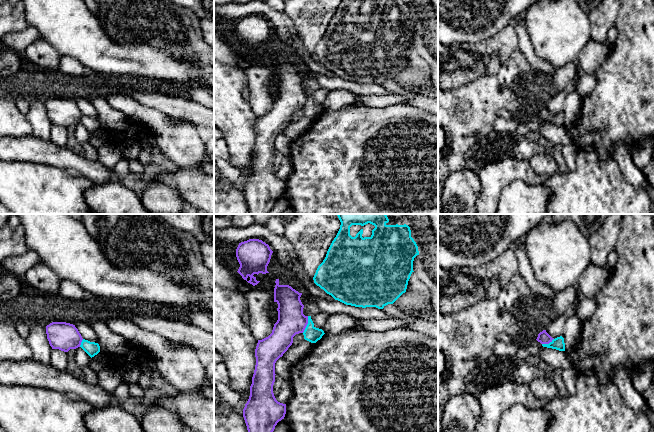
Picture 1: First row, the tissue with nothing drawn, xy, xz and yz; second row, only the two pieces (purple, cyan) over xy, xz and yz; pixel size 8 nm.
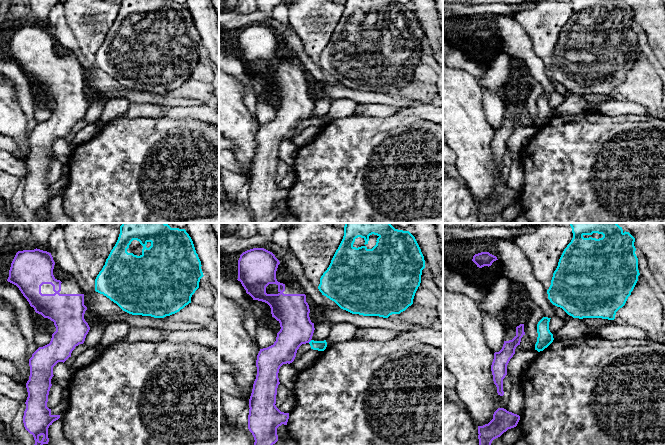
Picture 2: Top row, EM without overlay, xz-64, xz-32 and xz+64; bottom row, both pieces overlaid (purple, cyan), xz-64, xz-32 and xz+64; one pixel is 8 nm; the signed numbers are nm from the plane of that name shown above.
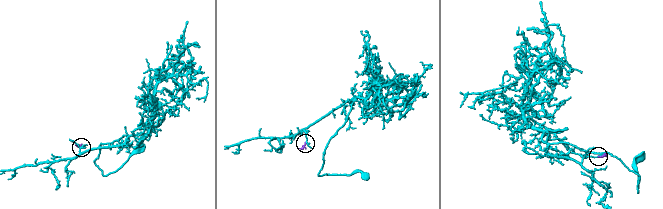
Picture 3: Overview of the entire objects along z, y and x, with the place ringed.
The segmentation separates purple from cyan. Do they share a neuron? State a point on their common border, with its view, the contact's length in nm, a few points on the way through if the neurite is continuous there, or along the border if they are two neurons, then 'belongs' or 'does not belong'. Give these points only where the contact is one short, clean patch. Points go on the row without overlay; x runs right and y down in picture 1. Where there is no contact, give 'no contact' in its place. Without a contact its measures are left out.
meets purple in xz at (306, 100); contact 140 nm long; border along xz (308, 92), (308, 98), (302, 108); does not belong

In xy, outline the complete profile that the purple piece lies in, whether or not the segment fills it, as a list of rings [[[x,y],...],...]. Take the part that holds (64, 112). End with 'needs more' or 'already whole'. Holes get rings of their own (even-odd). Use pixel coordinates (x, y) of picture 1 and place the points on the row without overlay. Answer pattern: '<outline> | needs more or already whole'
[[[52,98],[46,102],[47,115],[52,125],[68,128],[80,123],[83,116],[75,101],[66,98]]] | already whole

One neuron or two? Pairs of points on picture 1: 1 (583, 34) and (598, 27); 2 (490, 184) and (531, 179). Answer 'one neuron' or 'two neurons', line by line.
1: two neurons
2: one neuron

